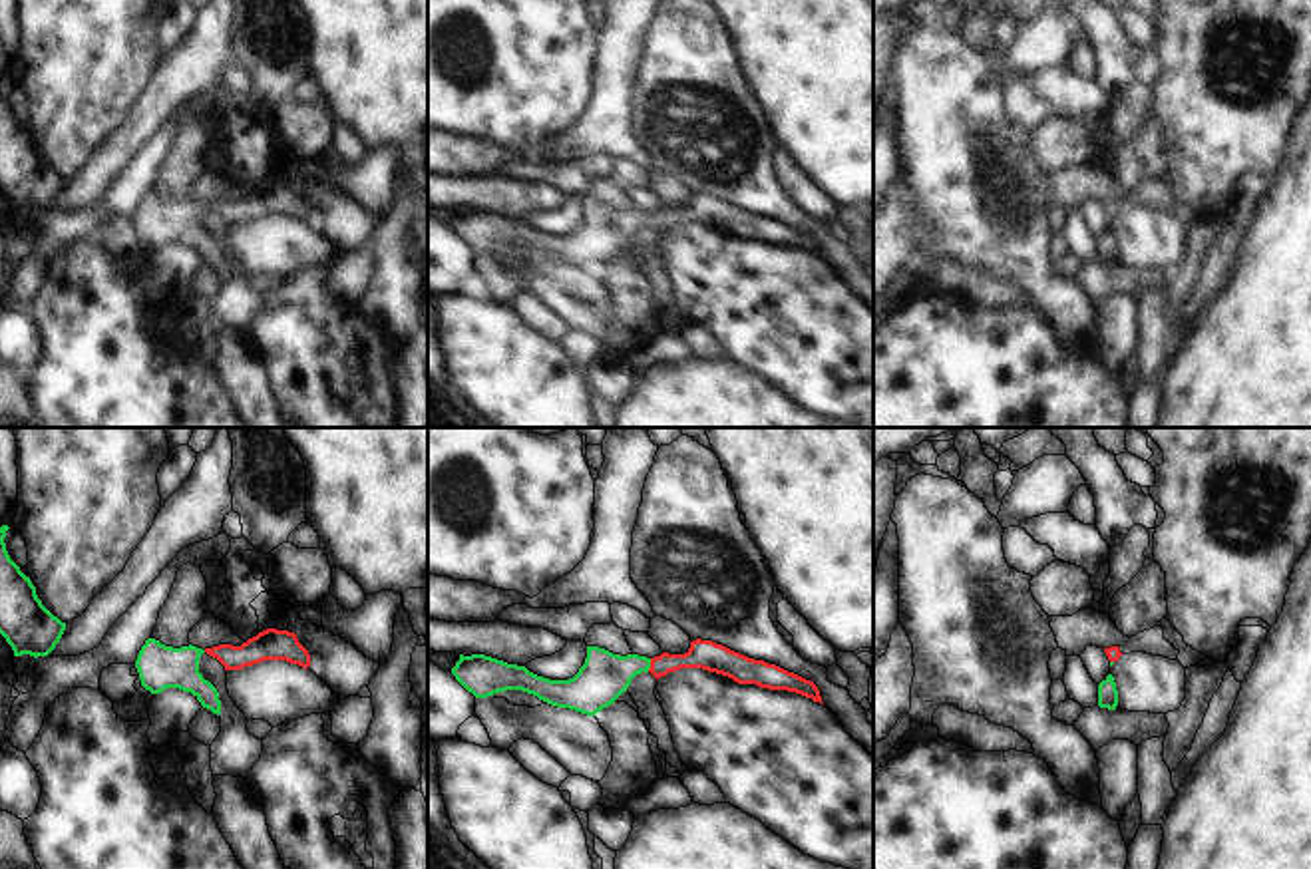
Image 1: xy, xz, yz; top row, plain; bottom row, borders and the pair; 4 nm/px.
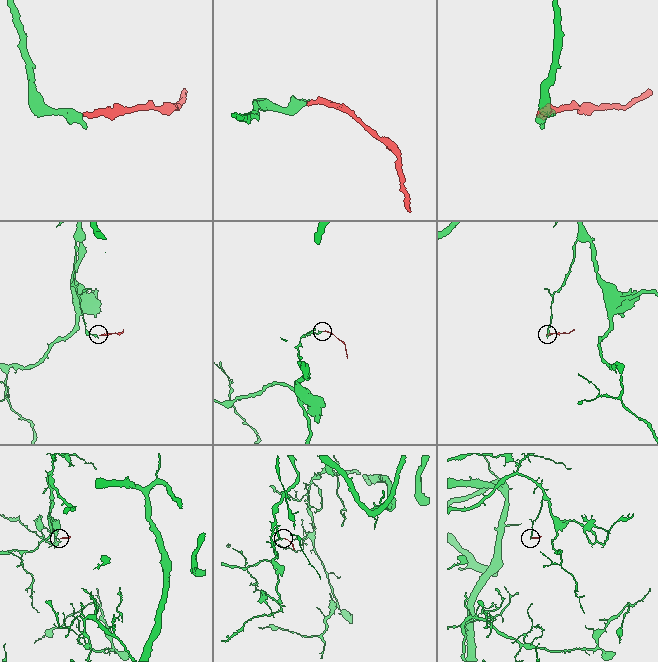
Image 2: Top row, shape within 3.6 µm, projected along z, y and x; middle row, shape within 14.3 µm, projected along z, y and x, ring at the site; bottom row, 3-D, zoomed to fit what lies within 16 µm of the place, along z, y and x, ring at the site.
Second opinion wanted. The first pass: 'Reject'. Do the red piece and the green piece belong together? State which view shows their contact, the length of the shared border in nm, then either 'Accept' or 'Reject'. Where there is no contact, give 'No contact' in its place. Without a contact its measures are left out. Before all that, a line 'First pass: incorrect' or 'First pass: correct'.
First pass: incorrect
Touches red in xz. Shared border 60 nm. Accept

